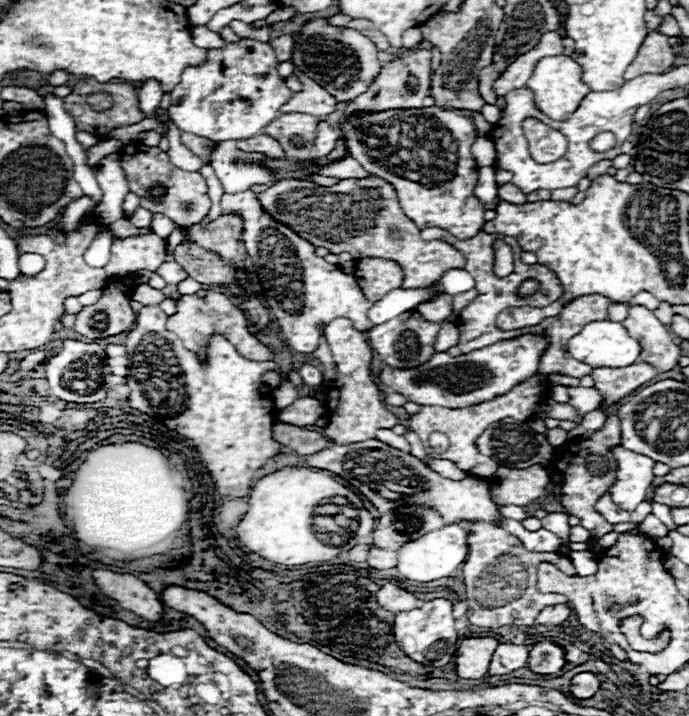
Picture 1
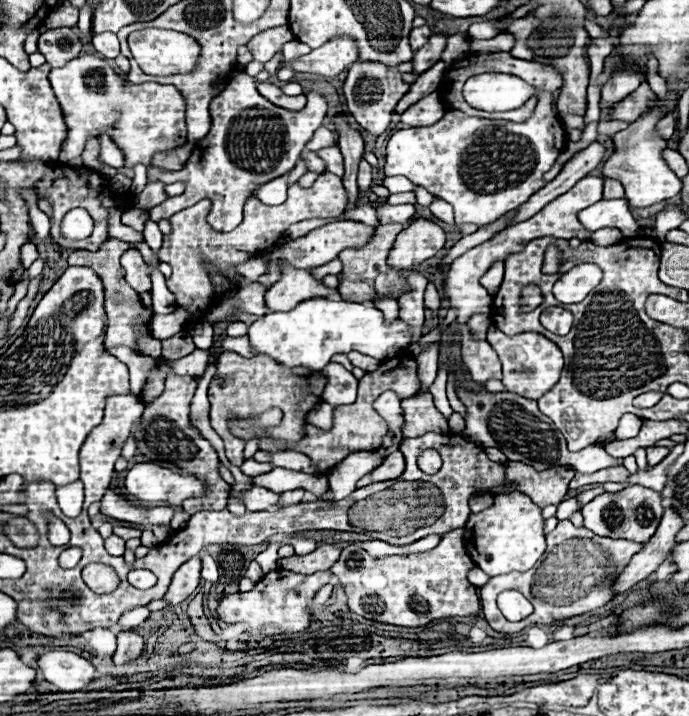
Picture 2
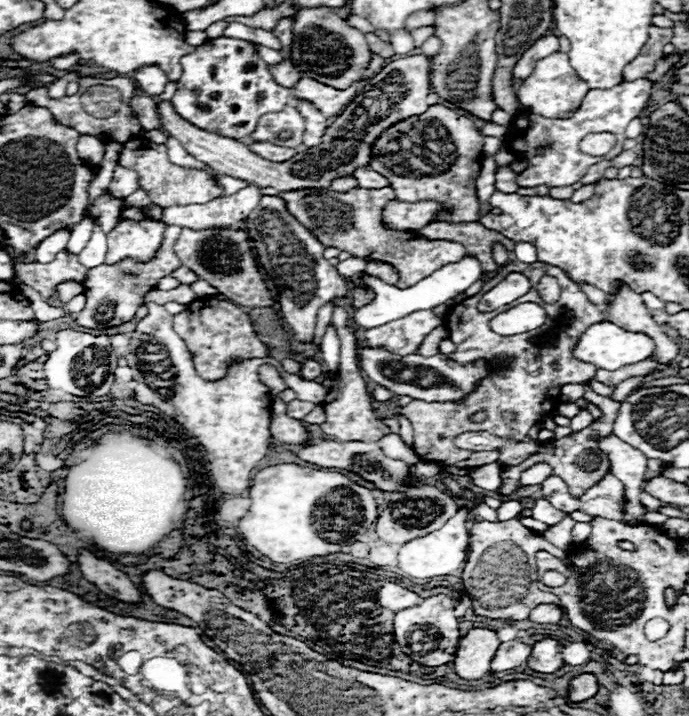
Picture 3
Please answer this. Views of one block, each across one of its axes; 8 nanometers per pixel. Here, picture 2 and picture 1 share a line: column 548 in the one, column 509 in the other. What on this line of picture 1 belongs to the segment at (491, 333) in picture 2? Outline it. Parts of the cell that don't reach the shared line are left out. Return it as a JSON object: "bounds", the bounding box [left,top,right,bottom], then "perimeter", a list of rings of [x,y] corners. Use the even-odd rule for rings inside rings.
{"bounds":[378,336,546,406],"perimeter":[[[520,336],[508,342],[496,342],[482,350],[474,350],[472,354],[462,354],[458,358],[452,358],[446,352],[434,354],[418,368],[400,370],[382,364],[378,370],[378,380],[420,406],[472,406],[476,402],[496,398],[496,394],[508,392],[512,386],[516,386],[516,382],[524,382],[524,378],[530,378],[538,370],[544,350],[546,340],[542,336]]]}

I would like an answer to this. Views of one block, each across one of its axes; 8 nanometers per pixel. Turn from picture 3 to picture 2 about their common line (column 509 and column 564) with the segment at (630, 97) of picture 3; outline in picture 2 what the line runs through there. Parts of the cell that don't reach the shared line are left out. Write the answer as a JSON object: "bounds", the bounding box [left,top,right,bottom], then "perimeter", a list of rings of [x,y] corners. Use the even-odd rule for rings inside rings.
{"bounds":[386,92,568,224],"perimeter":[[[542,92],[538,96],[538,106],[526,122],[504,122],[504,120],[484,120],[466,116],[460,110],[450,110],[432,126],[420,128],[406,128],[398,130],[390,136],[386,144],[386,176],[406,176],[416,186],[424,186],[436,198],[452,204],[454,208],[454,222],[456,224],[490,224],[504,216],[506,212],[518,208],[526,202],[534,192],[538,192],[544,182],[542,174],[552,168],[558,154],[564,150],[568,138],[564,126],[554,112],[552,94]]]}

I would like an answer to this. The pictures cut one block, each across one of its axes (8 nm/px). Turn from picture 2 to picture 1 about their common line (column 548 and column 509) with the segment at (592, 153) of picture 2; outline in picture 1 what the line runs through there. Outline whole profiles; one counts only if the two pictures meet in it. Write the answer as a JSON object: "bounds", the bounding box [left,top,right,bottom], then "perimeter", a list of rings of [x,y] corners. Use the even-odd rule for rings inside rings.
{"bounds":[498,182,526,204],"perimeter":[[[510,182],[498,188],[498,198],[500,198],[500,200],[506,200],[506,202],[512,202],[512,204],[524,204],[524,202],[526,202],[526,194],[522,194],[522,192],[520,192],[516,186],[512,186]]]}

